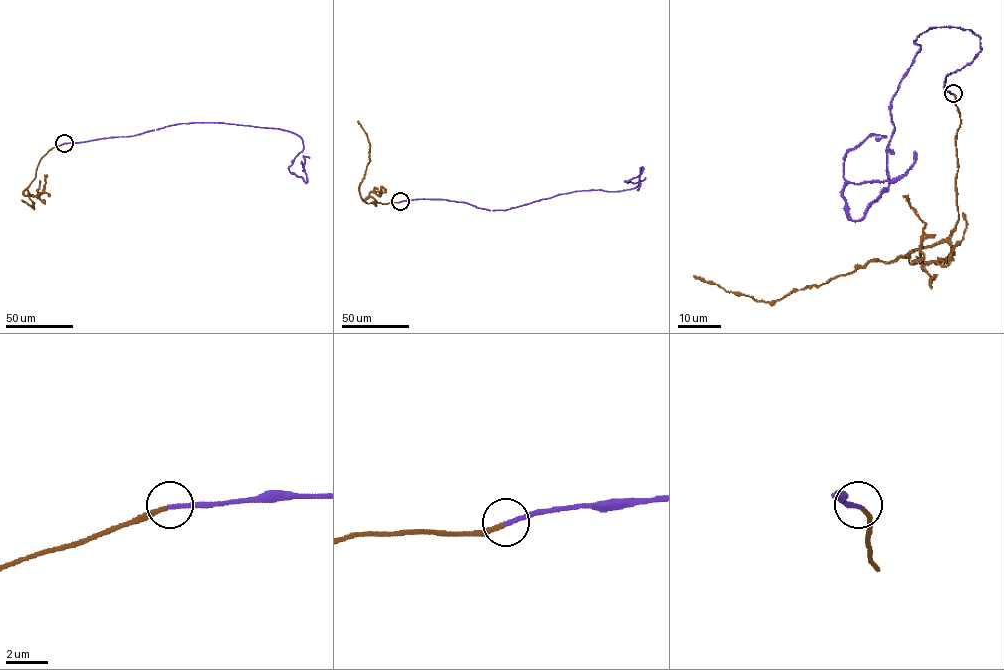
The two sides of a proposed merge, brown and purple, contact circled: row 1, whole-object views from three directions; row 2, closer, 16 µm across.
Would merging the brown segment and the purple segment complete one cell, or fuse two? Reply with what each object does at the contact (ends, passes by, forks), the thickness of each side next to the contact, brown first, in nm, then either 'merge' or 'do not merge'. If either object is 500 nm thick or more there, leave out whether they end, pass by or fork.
brown ends; purple ends; calibres 200 and 220 nm; merge

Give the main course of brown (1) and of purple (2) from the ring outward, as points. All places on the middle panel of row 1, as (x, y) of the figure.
1: (400, 201), (367, 203), (362, 200), (359, 187), (370, 160), (370, 147), (367, 134), (357, 121)
2: (400, 201), (507, 210), (633, 188), (639, 182), (625, 181), (640, 168), (645, 177)

